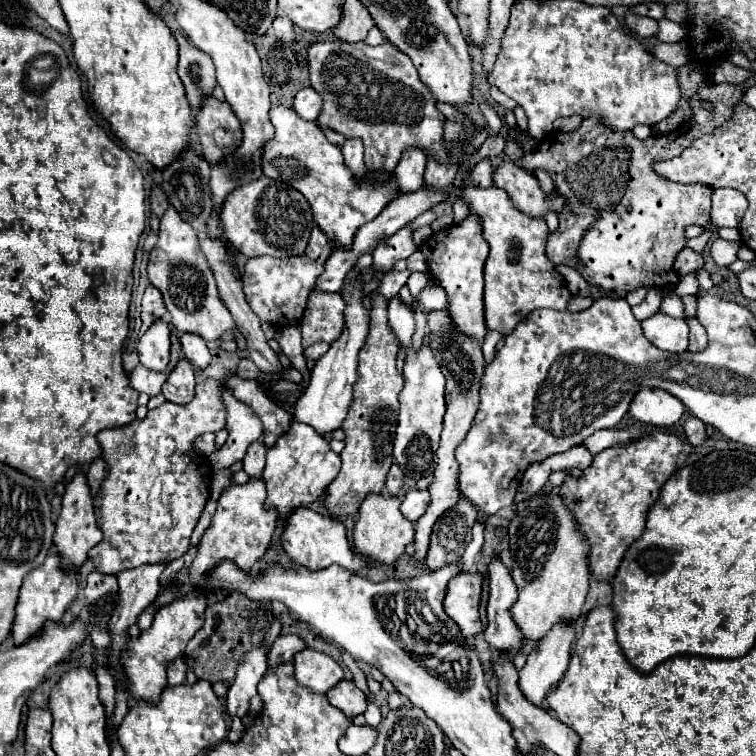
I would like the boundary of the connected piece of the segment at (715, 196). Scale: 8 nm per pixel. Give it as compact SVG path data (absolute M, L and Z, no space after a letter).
M716 189L712 191L710 221L716 227L738 227L746 207L748 207L748 201L740 191Z

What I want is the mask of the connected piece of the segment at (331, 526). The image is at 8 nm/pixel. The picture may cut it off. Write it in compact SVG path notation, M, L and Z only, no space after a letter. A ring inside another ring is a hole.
M300 507L296 509L286 527L284 527L284 533L282 533L282 547L286 551L286 555L296 563L296 565L302 565L306 569L314 569L314 571L320 571L320 569L326 569L330 567L332 563L336 565L342 565L350 571L360 571L360 569L368 569L368 563L362 555L356 555L350 547L348 547L348 539L346 539L346 533L344 533L344 525L338 521L338 519L332 519L328 515L322 515L310 507Z

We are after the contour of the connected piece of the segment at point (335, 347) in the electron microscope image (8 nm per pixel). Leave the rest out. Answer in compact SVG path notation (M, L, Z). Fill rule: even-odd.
M354 279L346 285L342 285L340 295L346 301L344 331L342 331L340 339L330 345L328 353L316 361L316 367L312 369L312 375L310 375L310 385L308 385L306 393L294 405L294 421L310 425L322 437L328 437L332 431L340 429L346 419L348 407L352 403L352 387L358 381L358 353L366 343L368 325L370 325L370 313L364 307L366 293L364 293L362 283L358 279Z

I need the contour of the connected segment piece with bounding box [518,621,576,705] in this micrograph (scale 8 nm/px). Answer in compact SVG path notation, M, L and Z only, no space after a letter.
M562 621L560 625L554 625L544 635L544 639L540 639L540 643L534 647L534 651L528 655L526 665L518 671L520 689L526 693L528 701L532 701L534 705L542 705L542 701L550 693L552 685L556 685L564 677L564 673L568 669L574 639L576 639L576 621Z

